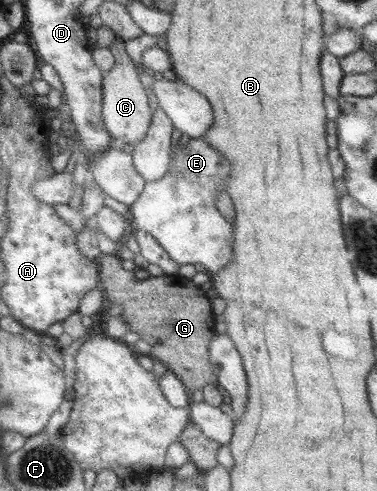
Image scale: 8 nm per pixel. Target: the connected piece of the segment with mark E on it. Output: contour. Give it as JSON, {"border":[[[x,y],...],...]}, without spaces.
{"border":[[[199,136],[194,138],[185,138],[185,145],[180,144],[178,141],[177,144],[170,147],[170,160],[171,164],[168,165],[167,171],[163,174],[161,179],[157,179],[157,181],[153,182],[145,182],[143,185],[143,191],[139,193],[139,197],[134,201],[133,205],[129,206],[129,216],[128,219],[133,227],[137,229],[141,229],[143,232],[147,232],[149,235],[152,235],[155,239],[155,242],[165,250],[167,256],[171,258],[171,260],[180,265],[191,264],[194,267],[201,267],[201,269],[210,274],[211,276],[215,275],[220,269],[223,269],[231,260],[231,245],[233,242],[233,226],[225,220],[217,209],[215,209],[215,194],[219,194],[219,190],[226,190],[227,188],[227,175],[228,175],[228,161],[224,160],[223,156],[220,156],[219,152],[216,152],[215,148],[212,148],[207,141],[204,140],[205,137]]]}

